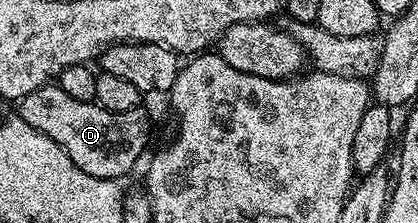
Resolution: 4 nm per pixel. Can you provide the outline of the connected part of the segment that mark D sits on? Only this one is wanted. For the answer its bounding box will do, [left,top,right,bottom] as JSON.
[17,84,151,179]

